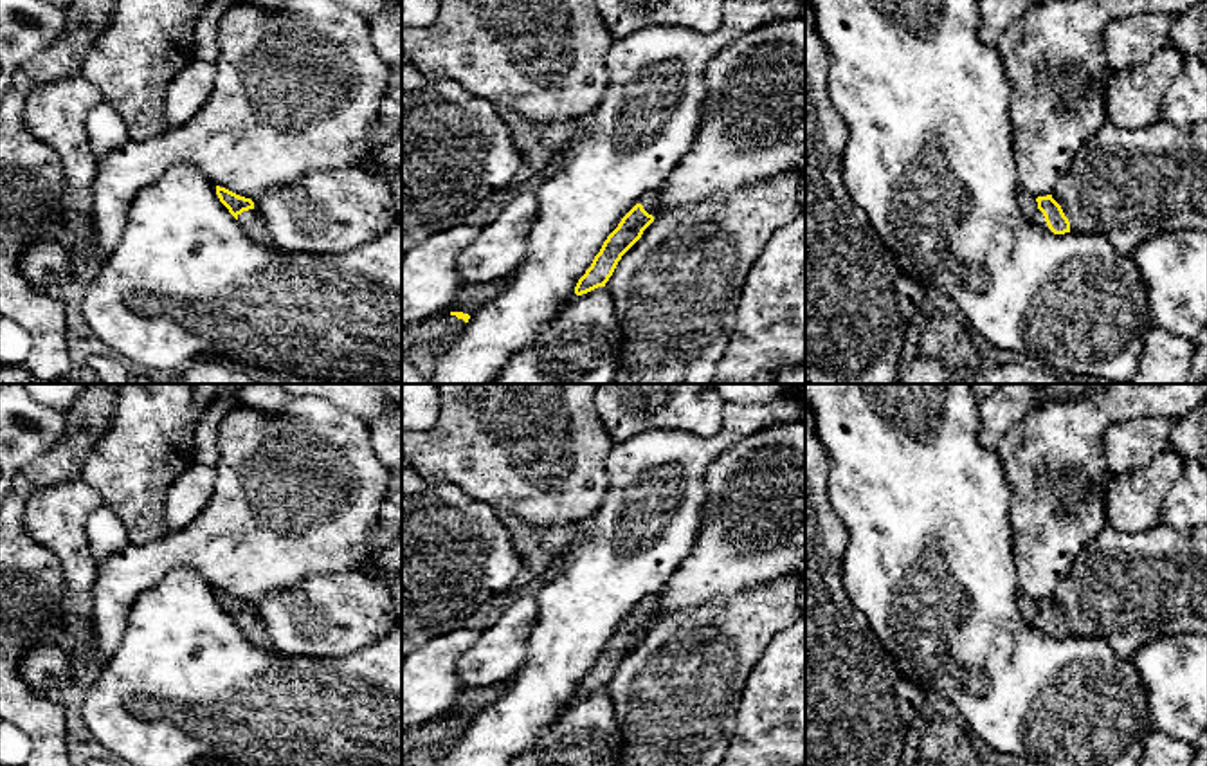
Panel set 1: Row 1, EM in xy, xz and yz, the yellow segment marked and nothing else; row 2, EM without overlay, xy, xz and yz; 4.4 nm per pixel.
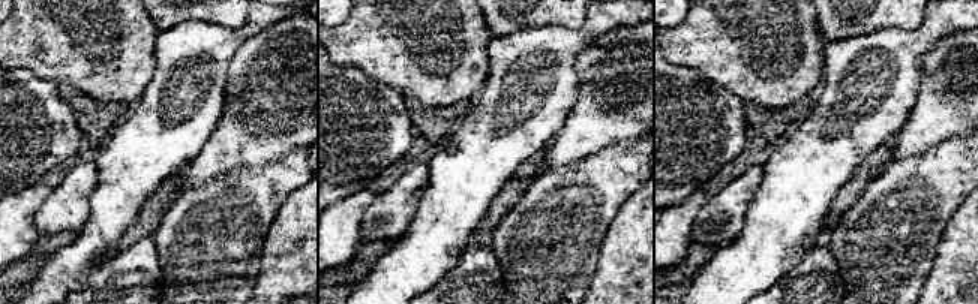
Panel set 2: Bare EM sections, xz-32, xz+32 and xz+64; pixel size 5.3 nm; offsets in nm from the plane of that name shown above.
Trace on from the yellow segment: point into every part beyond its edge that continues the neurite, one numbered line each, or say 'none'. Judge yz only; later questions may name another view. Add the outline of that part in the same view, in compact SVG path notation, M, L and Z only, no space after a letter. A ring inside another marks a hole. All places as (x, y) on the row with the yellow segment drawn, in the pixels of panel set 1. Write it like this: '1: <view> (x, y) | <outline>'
1: yz (1027, 202) | M1021 193L1020 198L1018 198L1020 207L1021 207L1023 214L1029 218L1030 223L1034 223L1034 225L1038 225L1045 231L1050 231L1047 222L1045 222L1043 213L1038 209L1036 198L1038 196L1034 196L1034 195Z

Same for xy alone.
1: xy (251, 222) | M249 209L238 214L238 223L252 242L267 249L276 249L263 218L256 209Z

